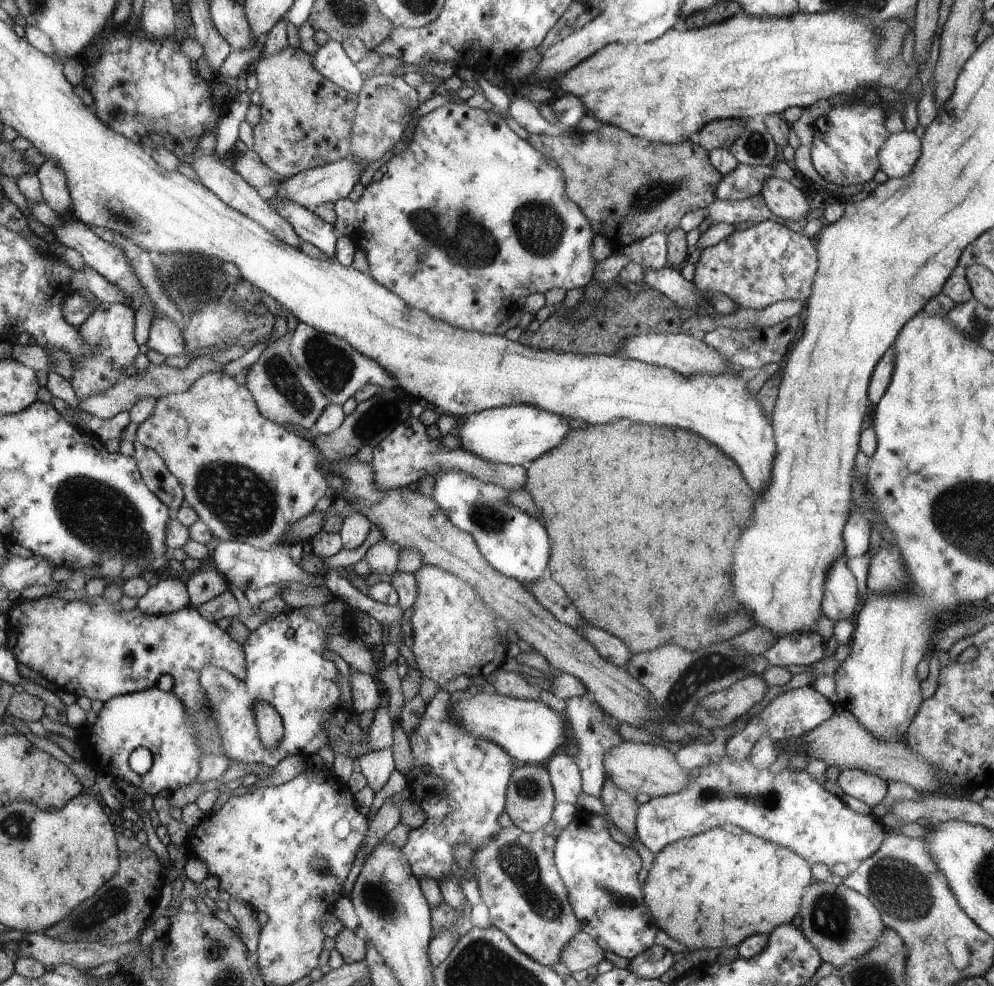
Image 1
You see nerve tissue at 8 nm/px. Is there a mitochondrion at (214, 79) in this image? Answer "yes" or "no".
no

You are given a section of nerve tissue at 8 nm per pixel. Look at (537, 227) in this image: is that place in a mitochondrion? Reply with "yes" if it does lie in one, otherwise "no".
yes

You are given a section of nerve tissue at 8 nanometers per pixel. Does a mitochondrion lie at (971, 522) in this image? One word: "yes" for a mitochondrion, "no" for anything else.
yes

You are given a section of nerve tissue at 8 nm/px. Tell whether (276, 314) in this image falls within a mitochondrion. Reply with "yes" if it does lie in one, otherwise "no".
no

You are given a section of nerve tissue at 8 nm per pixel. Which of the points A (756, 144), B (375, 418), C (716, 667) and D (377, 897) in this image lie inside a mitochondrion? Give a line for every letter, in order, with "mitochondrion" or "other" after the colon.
A: mitochondrion
B: mitochondrion
C: mitochondrion
D: mitochondrion

